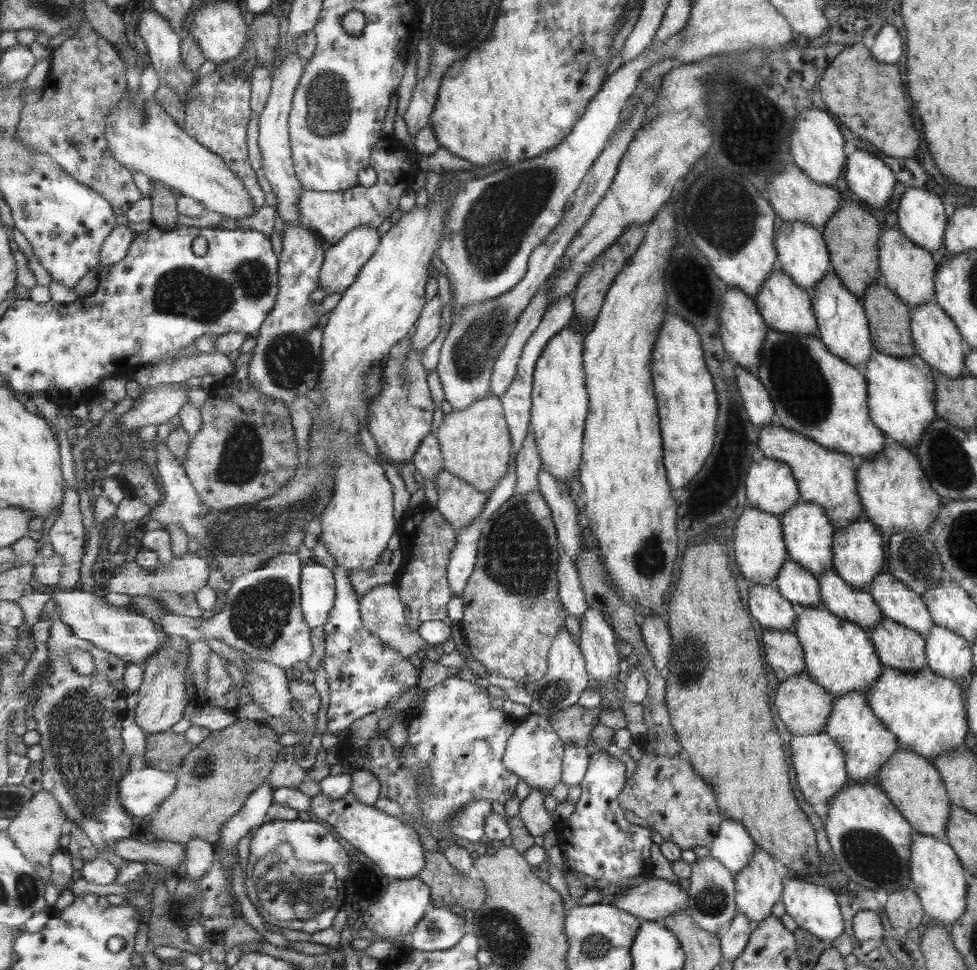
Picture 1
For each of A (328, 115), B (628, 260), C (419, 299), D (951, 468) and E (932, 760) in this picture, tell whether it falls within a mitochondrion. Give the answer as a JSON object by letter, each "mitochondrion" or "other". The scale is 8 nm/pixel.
{"A":"mitochondrion","B":"other","C":"other","D":"mitochondrion","E":"other"}

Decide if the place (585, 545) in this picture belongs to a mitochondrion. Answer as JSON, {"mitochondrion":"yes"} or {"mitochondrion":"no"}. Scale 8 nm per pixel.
{"mitochondrion":"no"}

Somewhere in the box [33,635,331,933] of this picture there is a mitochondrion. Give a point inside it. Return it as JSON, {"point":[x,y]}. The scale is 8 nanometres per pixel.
{"point":[78,737]}

